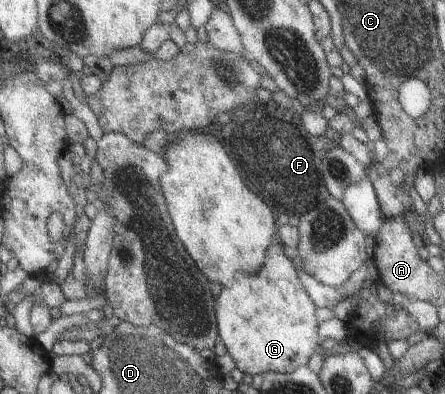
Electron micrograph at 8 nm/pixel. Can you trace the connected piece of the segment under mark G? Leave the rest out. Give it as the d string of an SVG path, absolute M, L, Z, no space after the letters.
M273 242L271 248L267 248L267 262L259 268L257 274L239 272L241 276L234 278L235 284L231 284L231 288L223 286L221 294L215 299L219 300L219 338L223 340L227 353L235 361L236 369L252 377L267 372L294 372L297 368L306 366L317 347L321 345L315 317L317 307L302 286L291 259L285 254L283 245Z

